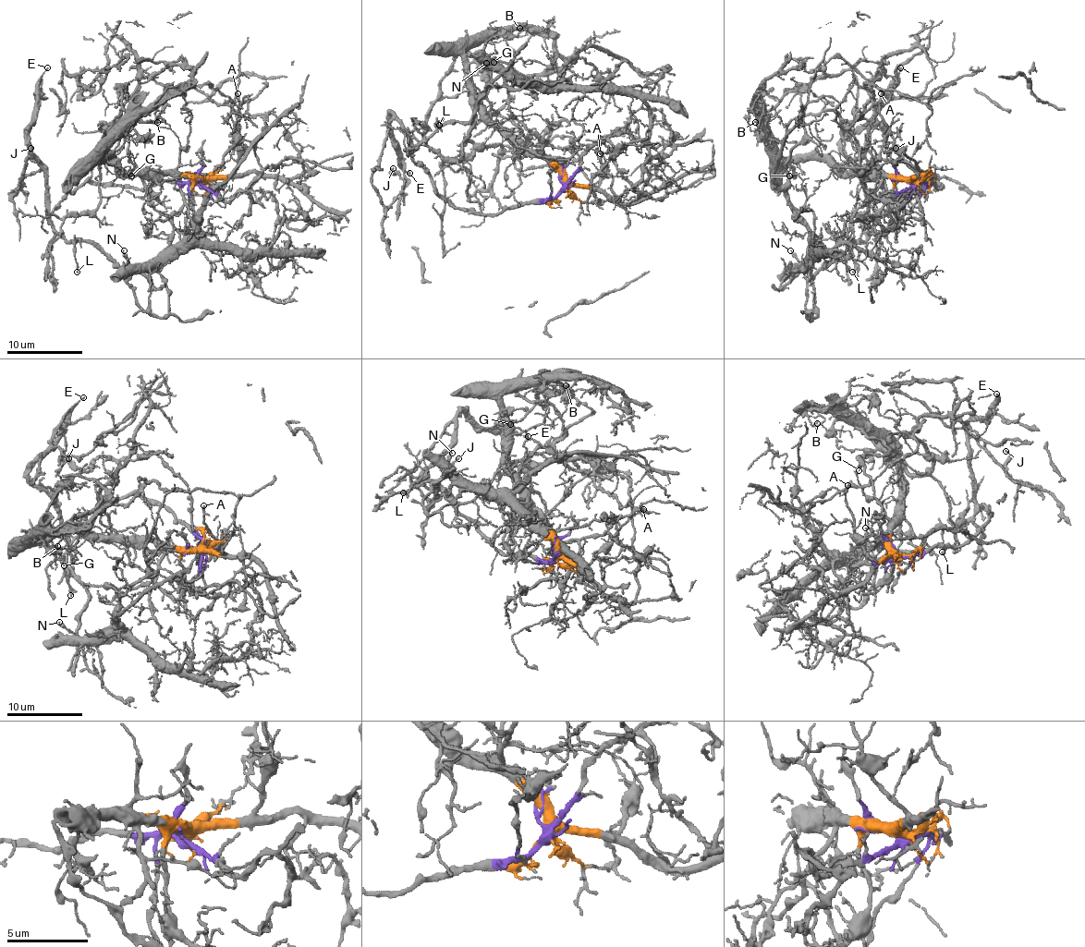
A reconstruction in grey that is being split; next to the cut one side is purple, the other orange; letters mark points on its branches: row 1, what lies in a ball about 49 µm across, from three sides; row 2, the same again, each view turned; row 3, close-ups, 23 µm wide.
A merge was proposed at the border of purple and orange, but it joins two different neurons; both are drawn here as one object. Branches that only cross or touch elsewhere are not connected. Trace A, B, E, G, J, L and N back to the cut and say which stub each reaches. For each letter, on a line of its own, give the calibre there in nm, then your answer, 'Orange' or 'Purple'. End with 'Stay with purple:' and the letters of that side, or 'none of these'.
A: Thickness 180 nm. Orange
B: Thickness 70 nm. Orange
E: Thickness 150 nm. Purple
G: Thickness 140 nm. Orange
J: Thickness 170 nm. Purple
L: Thickness 200 nm. Purple
N: Thickness 200 nm. Purple
Stay with purple: E, J, L, N

